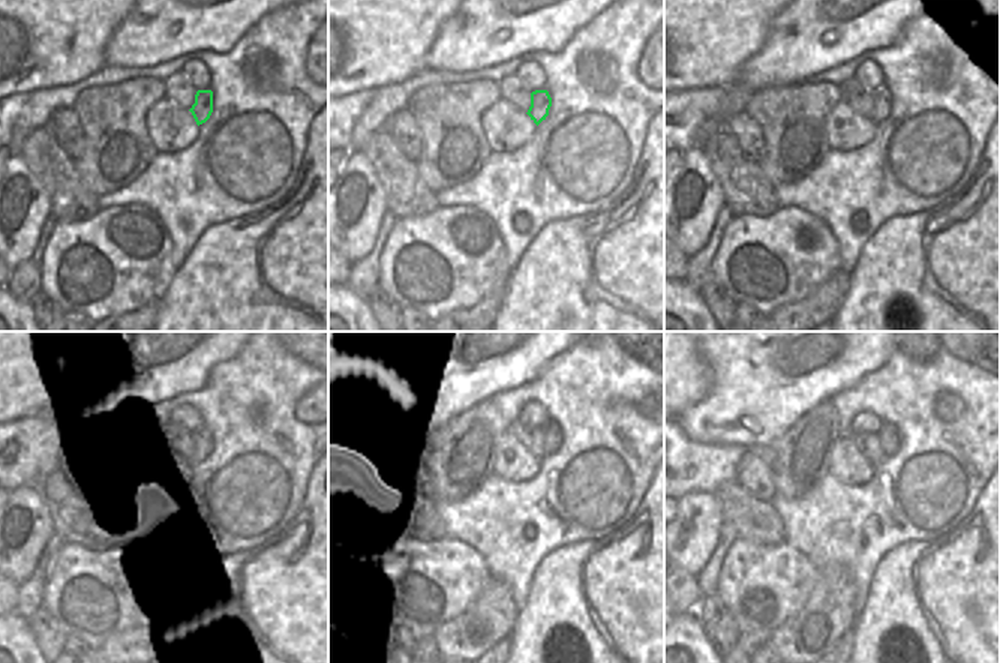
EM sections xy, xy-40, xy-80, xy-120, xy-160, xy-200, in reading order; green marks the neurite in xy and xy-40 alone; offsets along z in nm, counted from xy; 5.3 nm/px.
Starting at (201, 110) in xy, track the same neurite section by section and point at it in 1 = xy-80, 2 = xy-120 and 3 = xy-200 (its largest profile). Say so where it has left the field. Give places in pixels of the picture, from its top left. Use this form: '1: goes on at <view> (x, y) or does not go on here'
1: goes on at xy-80 (880, 99)
2: goes on at xy-120 (209, 440)
3: goes on at xy-200 (888, 435)

